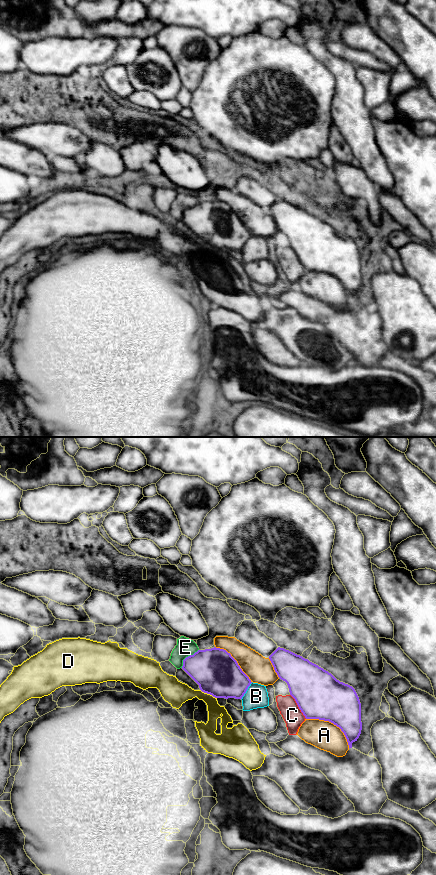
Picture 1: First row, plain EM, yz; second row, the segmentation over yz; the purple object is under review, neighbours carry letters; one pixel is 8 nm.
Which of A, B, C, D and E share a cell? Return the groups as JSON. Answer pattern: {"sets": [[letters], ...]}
{"sets": [["A"], ["B", "C"], ["D"], ["E"]]}

